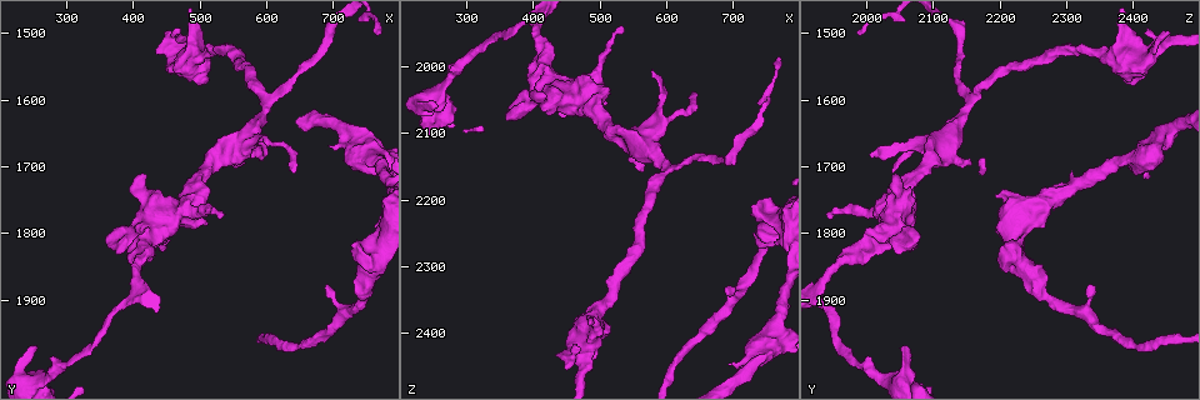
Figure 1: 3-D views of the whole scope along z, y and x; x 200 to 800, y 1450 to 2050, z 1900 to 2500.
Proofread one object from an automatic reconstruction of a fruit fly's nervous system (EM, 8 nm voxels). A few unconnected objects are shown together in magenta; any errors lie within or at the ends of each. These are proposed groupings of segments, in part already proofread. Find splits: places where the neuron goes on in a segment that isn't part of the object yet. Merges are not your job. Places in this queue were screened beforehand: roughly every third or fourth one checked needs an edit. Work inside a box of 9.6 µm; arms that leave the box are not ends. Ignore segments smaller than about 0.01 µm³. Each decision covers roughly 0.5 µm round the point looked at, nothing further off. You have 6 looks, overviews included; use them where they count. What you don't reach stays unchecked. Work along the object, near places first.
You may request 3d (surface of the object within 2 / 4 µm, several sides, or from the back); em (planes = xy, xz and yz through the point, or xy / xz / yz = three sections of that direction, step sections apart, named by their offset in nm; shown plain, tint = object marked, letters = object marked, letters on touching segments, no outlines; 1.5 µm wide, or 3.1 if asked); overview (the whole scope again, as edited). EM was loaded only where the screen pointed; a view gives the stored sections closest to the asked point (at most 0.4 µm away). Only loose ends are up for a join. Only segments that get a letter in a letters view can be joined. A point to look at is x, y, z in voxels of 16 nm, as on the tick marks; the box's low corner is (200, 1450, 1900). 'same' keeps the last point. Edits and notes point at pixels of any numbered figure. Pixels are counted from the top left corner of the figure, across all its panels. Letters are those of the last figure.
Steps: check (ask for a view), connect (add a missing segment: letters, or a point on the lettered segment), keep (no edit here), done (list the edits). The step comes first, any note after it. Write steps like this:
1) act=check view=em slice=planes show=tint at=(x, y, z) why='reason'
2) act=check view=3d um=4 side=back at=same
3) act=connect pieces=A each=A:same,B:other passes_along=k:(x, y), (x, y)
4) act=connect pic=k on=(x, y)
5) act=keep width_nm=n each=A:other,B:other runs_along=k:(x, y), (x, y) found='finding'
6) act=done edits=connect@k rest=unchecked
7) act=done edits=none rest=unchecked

act=check view=3d um=2 at=(540, 1775, 1945) why='branch stops here'

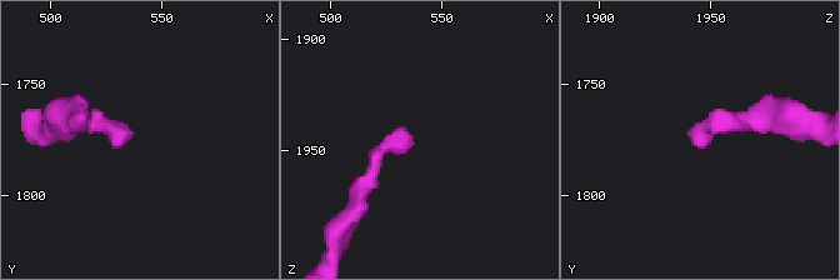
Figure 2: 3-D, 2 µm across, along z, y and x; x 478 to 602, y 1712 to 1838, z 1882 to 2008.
act=check view=em slice=xy step=4 show=tint at=(537, 1772, 1945) why='need the tissue'

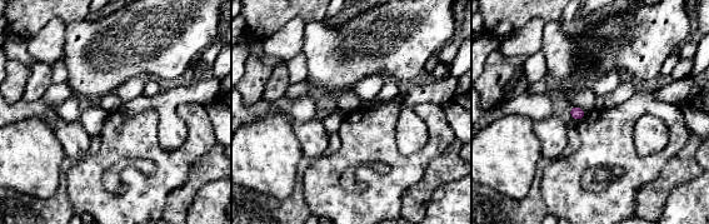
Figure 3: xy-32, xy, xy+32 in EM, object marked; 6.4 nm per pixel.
act=check view=em slice=planes show=letters at=same why='another direction'

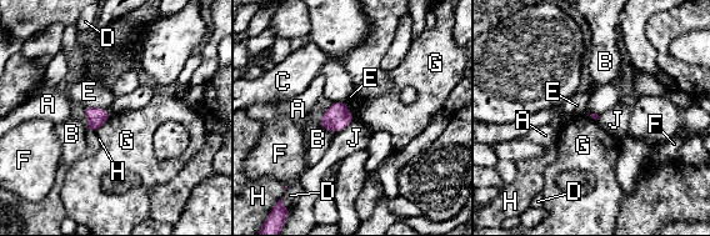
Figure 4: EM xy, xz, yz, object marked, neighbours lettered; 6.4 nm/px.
act=keep each=A:other,B:other,C:other,D:other,E:other,F:other,G:other,H:other,J:other border=4:(110, 114), (94, 131) found='none of them fits'

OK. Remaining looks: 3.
act=check view=3d um=2 at=(700, 1675, 2445) why='free end'

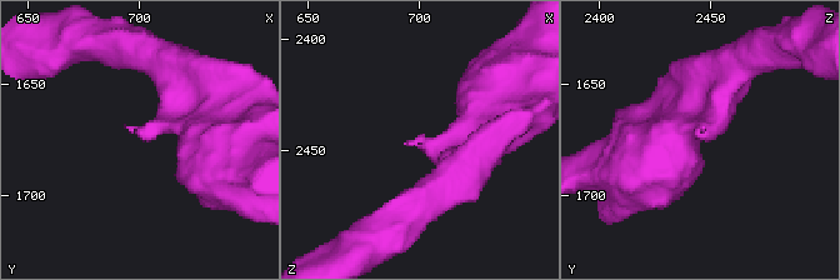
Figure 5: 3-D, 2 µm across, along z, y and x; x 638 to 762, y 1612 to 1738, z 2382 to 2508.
act=check view=em slice=planes show=letters at=(696, 1671, 2445) why='now the EM'

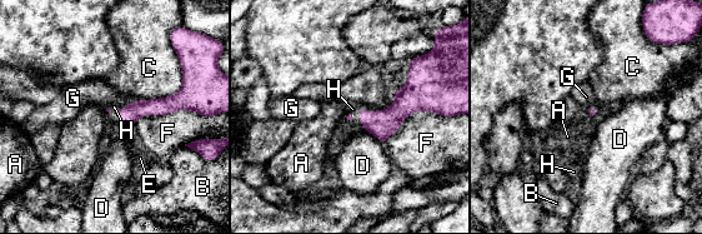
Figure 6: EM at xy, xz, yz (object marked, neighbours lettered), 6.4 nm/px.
act=connect pieces=H longest_contact=F:420nm each=A:other,B:other,C:other,D:other,E:other,F:other,G:other,H:same found='the neuron continues'

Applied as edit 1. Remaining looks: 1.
act=done edits=connect@6 rest=unchecked

